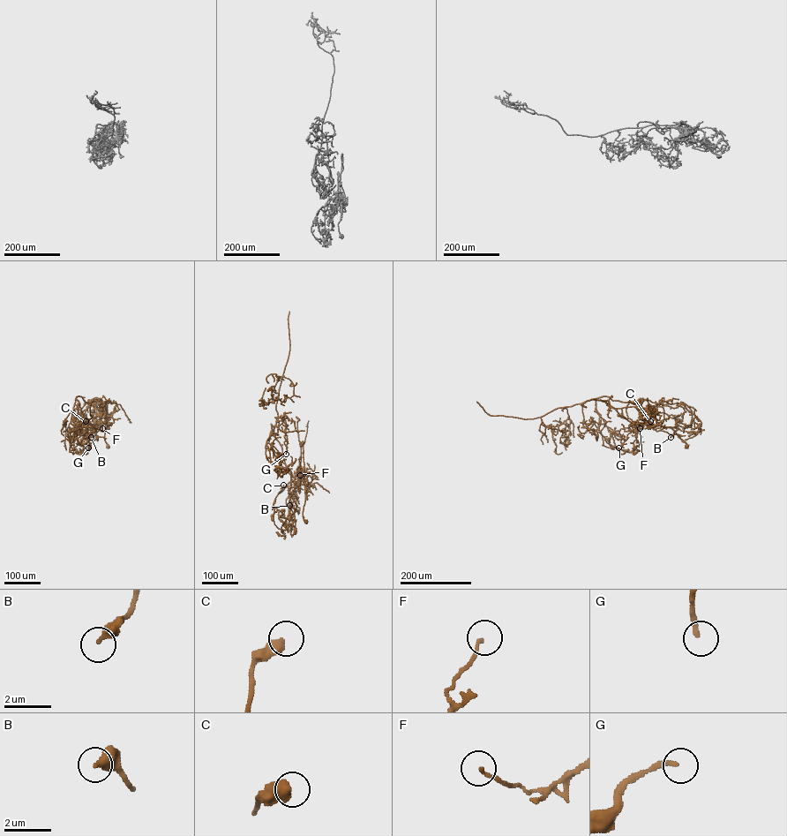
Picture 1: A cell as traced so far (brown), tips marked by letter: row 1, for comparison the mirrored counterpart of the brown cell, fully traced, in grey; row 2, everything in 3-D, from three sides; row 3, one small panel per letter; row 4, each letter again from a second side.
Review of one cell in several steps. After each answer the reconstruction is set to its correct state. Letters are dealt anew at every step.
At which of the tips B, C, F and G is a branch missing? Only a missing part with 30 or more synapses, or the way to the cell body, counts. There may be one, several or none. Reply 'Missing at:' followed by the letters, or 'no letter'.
Missing at: no letter

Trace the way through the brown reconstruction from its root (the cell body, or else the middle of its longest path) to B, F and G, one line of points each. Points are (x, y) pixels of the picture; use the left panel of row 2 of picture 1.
B: (108, 446), (104, 437), (107, 425), (103, 403), (97, 398), (91, 401), (82, 418), (93, 430), (91, 437)
F: (108, 446), (104, 437), (107, 426), (105, 419), (102, 428)
G: (108, 446), (102, 401), (93, 398), (86, 402), (78, 396), (78, 419), (87, 428), (88, 448)

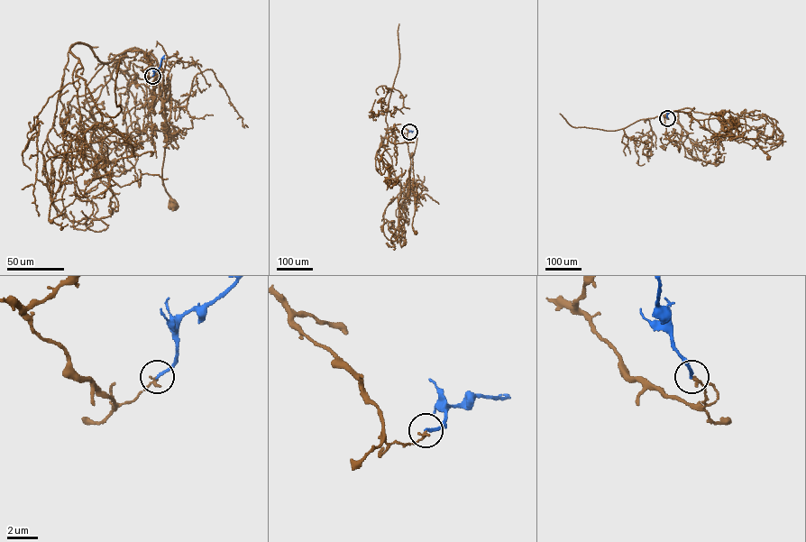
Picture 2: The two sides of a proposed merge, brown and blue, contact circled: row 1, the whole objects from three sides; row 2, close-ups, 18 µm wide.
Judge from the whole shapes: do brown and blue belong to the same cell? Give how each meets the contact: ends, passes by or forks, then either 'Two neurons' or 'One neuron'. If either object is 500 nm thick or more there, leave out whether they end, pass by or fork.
At the ring brown ends. At the ring blue ends. Two neurons

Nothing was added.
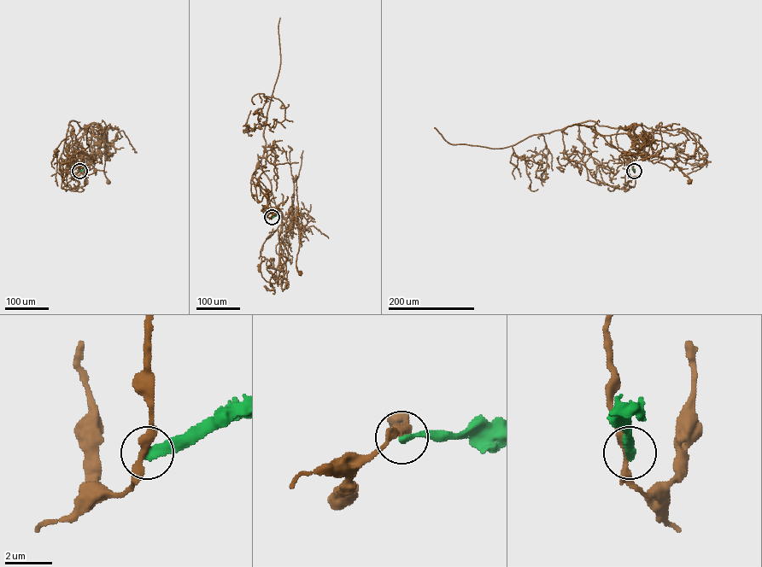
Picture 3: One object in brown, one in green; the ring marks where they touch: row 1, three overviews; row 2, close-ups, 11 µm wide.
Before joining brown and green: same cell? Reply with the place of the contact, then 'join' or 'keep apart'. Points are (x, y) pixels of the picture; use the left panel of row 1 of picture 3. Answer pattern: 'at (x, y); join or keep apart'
at (79, 171); keep apart

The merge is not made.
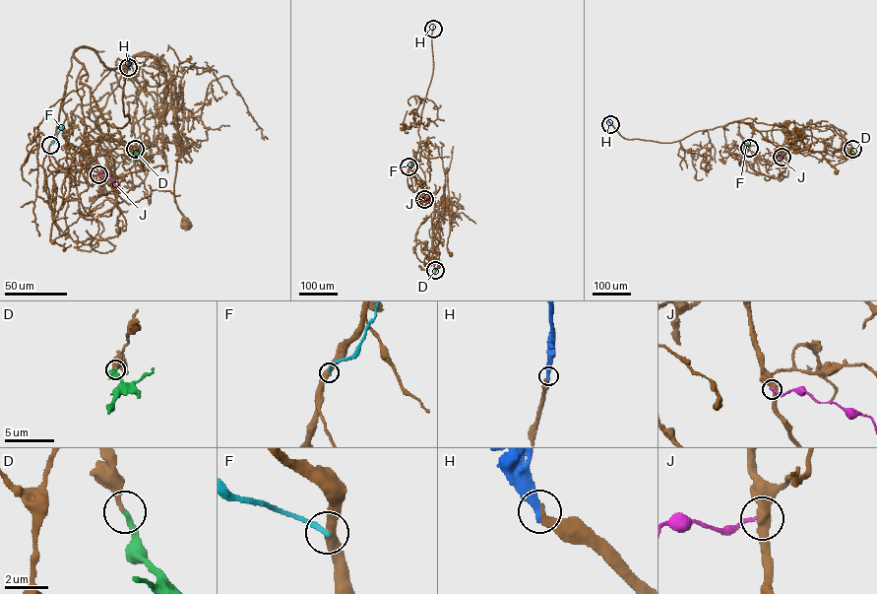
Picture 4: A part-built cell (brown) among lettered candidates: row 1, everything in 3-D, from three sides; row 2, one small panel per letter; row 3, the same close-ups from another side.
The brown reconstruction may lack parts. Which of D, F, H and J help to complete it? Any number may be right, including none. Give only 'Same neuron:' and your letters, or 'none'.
Same neuron: D, H

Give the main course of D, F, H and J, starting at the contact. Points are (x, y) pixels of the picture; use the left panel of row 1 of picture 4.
D: (135, 149), (133, 162)
F: (50, 145), (62, 127)
H: (128, 67), (128, 55)
J: (99, 174), (109, 176), (115, 186)

